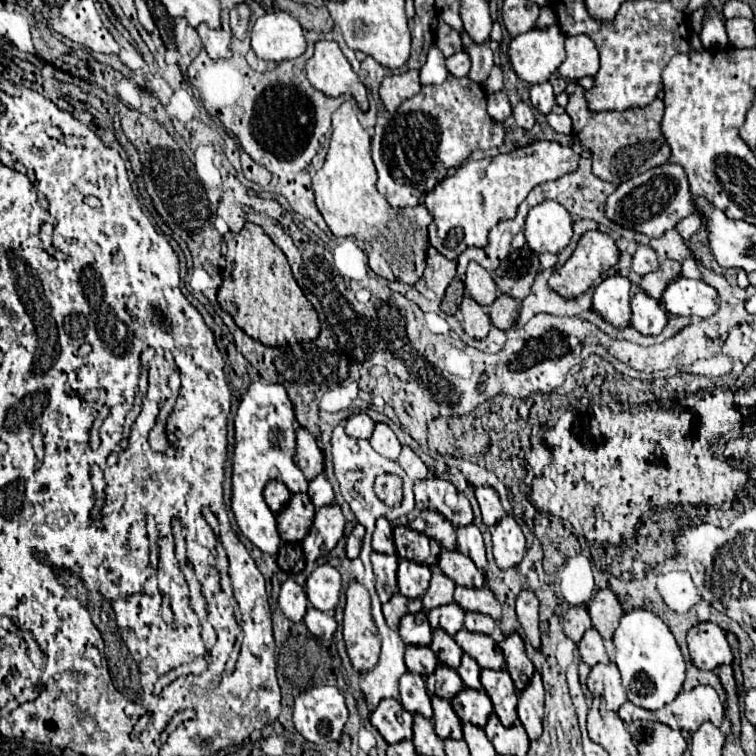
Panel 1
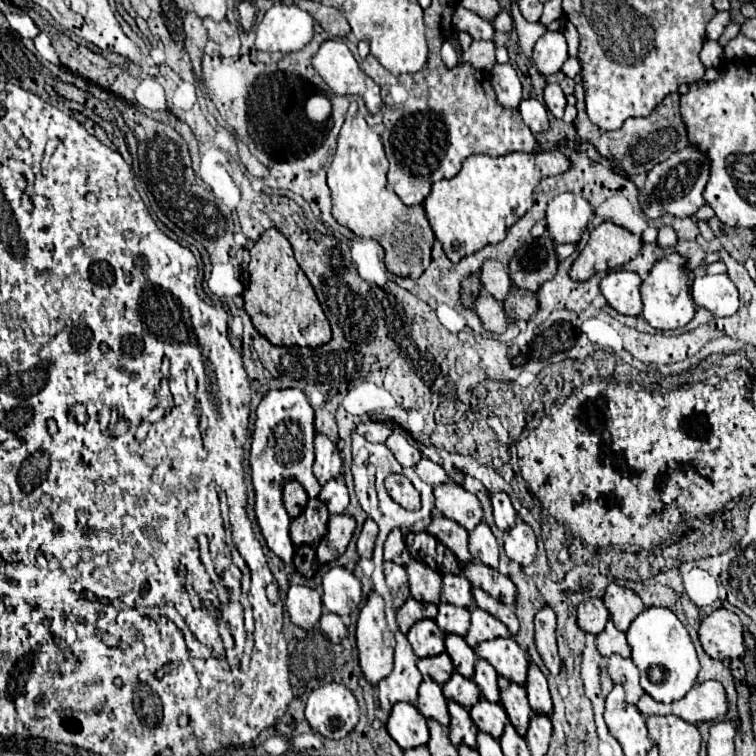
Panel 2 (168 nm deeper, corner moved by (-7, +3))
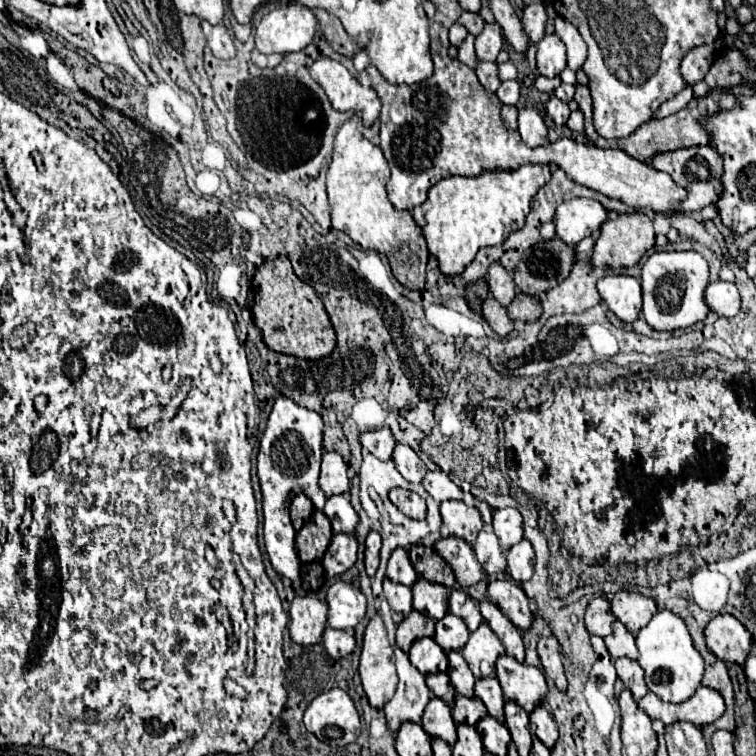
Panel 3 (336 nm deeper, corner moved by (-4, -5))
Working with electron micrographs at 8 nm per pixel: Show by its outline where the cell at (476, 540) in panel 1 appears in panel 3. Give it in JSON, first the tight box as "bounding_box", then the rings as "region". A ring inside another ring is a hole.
{"bounding_box":[473,530,507,574],"region":[[[481,530],[479,536],[477,536],[477,542],[473,544],[473,552],[475,552],[479,564],[483,566],[483,570],[487,574],[499,574],[507,566],[505,556],[501,552],[501,546],[499,546],[499,540],[497,540],[495,532]]]}

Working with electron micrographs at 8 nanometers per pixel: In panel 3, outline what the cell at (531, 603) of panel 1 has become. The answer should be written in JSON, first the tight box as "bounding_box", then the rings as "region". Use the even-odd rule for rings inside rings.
{"bounding_box":[537,634,567,690],"region":[[[555,634],[541,636],[537,640],[537,654],[541,658],[541,664],[543,664],[545,672],[547,672],[547,678],[551,678],[559,690],[565,690],[567,688],[567,678],[565,678],[565,672],[563,672],[559,642],[557,642]]]}

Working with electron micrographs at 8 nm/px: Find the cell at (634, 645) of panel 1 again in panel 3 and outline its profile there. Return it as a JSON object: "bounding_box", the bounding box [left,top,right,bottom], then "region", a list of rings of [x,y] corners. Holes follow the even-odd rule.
{"bounding_box":[635,612,703,702],"region":[[[657,612],[651,622],[635,636],[639,648],[639,666],[645,670],[647,688],[663,702],[685,702],[695,694],[703,678],[703,658],[695,650],[685,622],[673,612]]]}

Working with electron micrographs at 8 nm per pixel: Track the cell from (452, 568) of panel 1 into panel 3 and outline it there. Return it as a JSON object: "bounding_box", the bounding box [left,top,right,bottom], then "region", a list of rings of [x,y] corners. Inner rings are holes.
{"bounding_box":[485,580,533,630],"region":[[[493,580],[487,584],[485,588],[485,596],[487,600],[491,600],[495,606],[501,608],[501,612],[521,630],[525,630],[525,626],[529,626],[533,612],[529,606],[529,600],[525,596],[525,592],[509,582],[509,580]]]}

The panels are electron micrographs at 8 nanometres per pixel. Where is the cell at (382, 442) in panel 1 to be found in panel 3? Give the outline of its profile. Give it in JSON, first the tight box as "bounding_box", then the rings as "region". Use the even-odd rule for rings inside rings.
{"bounding_box":[393,444,427,484],"region":[[[397,444],[393,450],[393,462],[397,466],[397,470],[401,472],[401,476],[413,484],[421,482],[421,478],[427,474],[427,466],[423,464],[423,460],[413,452],[411,446],[405,444]]]}

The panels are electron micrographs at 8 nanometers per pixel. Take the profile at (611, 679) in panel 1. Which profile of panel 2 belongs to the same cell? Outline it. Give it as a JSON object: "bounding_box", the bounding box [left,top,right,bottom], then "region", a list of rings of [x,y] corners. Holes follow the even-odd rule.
{"bounding_box":[608,654,644,704],"region":[[[612,654],[608,662],[608,672],[614,684],[622,684],[626,690],[626,700],[636,704],[644,694],[644,688],[638,682],[638,668],[630,658],[622,658],[620,654]]]}

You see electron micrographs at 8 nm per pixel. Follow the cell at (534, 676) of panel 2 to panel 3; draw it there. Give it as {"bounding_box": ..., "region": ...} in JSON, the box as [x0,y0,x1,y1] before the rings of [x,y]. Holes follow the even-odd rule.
{"bounding_box":[531,702,559,748],"region":[[[541,702],[533,712],[531,712],[531,732],[547,746],[553,748],[553,744],[557,742],[559,734],[557,734],[557,724],[553,720],[553,716],[547,712],[545,702]]]}

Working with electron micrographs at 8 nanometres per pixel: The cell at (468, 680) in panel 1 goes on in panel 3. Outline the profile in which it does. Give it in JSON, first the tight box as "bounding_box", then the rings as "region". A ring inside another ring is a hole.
{"bounding_box":[475,676,505,722],"region":[[[495,676],[479,678],[475,682],[475,696],[483,700],[489,716],[493,716],[499,722],[503,722],[503,704],[505,704],[505,698],[503,698],[501,686],[499,686]]]}

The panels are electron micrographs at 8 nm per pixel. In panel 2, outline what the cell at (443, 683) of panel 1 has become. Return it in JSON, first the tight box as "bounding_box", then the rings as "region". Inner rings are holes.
{"bounding_box":[442,672,482,708],"region":[[[454,672],[450,676],[450,680],[442,686],[442,692],[444,692],[446,700],[454,700],[454,702],[458,702],[458,704],[462,704],[466,708],[472,708],[482,698],[480,688],[472,680],[464,678],[458,672]]]}

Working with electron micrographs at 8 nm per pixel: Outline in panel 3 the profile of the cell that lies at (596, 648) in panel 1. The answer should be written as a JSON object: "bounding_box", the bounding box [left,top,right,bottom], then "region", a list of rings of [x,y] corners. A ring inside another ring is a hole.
{"bounding_box":[605,620,637,660],"region":[[[615,620],[613,622],[613,630],[609,636],[605,636],[605,646],[607,646],[607,652],[613,656],[613,658],[629,658],[629,660],[637,660],[637,646],[635,646],[635,636],[629,634],[625,630],[625,626]]]}

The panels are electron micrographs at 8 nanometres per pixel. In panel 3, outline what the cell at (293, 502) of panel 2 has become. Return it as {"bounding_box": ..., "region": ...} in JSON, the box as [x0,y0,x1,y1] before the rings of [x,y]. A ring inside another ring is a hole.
{"bounding_box":[289,494,313,530],"region":[[[297,494],[297,496],[291,500],[289,512],[291,512],[293,528],[299,530],[299,528],[305,524],[305,520],[309,518],[309,514],[313,512],[313,504],[309,502],[309,498],[307,498],[305,494]]]}

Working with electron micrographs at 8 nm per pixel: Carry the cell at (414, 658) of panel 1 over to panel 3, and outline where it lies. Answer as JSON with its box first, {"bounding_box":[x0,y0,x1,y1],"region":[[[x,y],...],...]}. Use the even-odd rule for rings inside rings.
{"bounding_box":[427,672,455,702],"region":[[[435,672],[435,674],[427,674],[427,686],[431,688],[431,692],[437,696],[437,698],[441,698],[443,702],[453,702],[453,698],[455,698],[455,688],[453,688],[453,684],[451,684],[451,680],[449,680],[449,676],[445,674],[445,672]]]}

